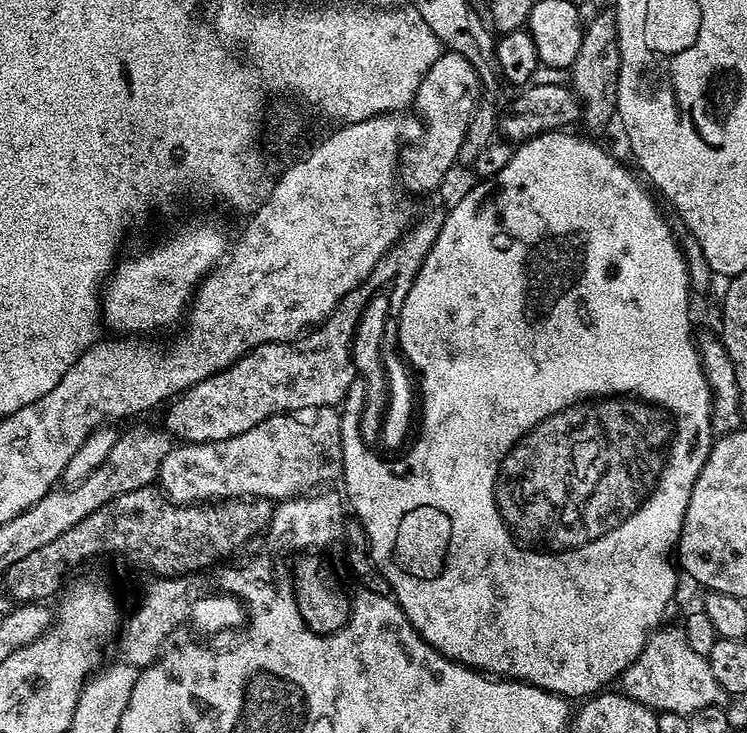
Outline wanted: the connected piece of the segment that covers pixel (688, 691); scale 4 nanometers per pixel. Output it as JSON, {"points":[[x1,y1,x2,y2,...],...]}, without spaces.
{"points":[[657,627,644,643,638,658,634,658,631,666,619,677,618,684,621,684,619,687,623,695,646,705,657,714,673,712,688,717,694,710,723,705,726,693,722,686,718,686,718,678,714,678,714,670,710,670,708,657,690,647,683,627,664,627]]}

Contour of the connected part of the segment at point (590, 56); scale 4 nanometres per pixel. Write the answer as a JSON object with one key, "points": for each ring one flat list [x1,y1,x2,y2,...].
{"points":[[615,11,598,13,589,24,587,21,583,25,583,30,582,46,570,69,570,87,580,99,583,123,592,128,604,128,617,115,620,43]]}

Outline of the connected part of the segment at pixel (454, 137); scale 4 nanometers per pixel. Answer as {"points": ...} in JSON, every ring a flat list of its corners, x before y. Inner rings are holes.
{"points":[[441,51,440,57,436,59,434,66,430,66,426,78,422,78,416,91,414,108,420,111,422,135,412,142,417,142,417,144,412,144,409,148,407,145,400,149,398,176,409,193,416,192,419,188,424,192,434,191,439,186,440,179,451,170,452,164,457,163,464,128,470,122,472,111,475,110,481,96,480,76,474,70,474,66,466,62,462,54]]}

